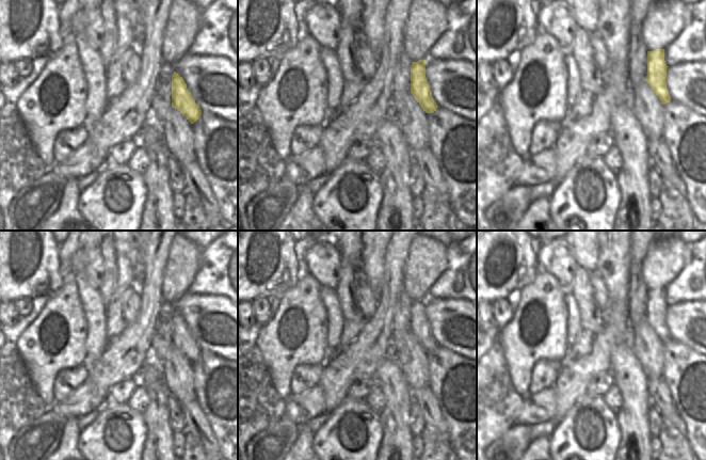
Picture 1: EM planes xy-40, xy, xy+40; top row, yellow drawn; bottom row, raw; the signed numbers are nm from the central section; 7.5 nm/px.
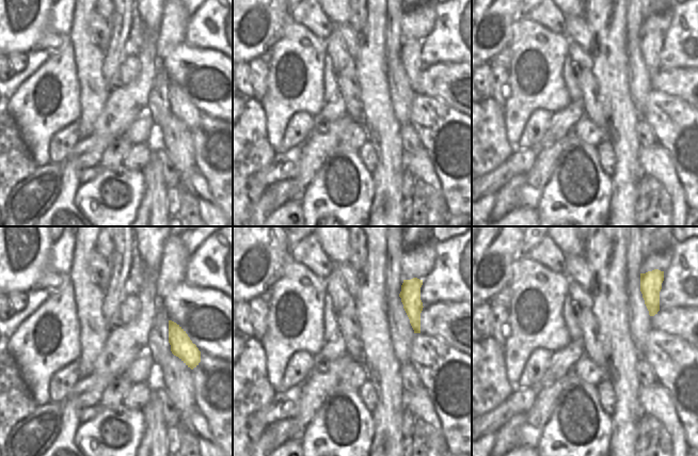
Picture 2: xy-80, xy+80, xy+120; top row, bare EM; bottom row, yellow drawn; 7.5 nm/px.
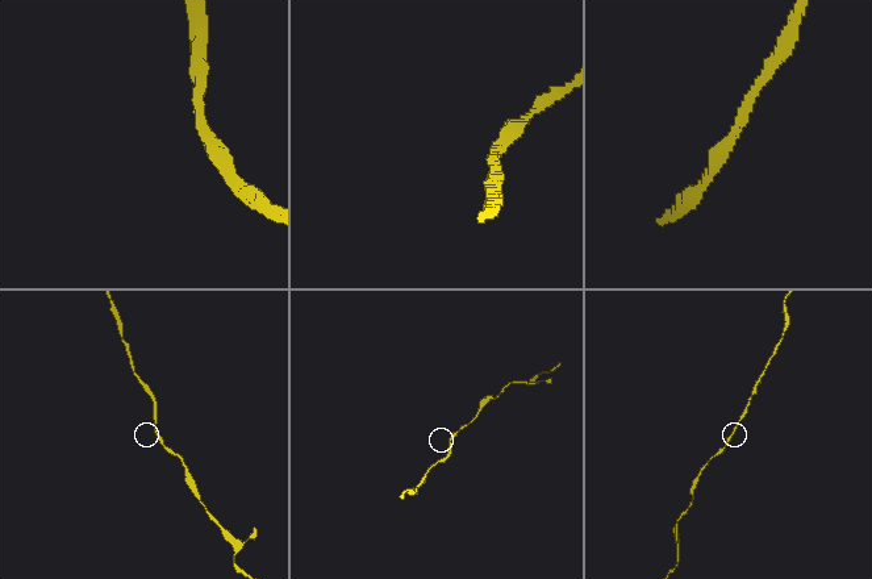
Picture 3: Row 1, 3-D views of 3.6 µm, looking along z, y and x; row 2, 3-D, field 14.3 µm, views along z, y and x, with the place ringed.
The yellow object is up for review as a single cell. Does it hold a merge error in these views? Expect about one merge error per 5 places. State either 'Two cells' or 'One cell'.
One cell.

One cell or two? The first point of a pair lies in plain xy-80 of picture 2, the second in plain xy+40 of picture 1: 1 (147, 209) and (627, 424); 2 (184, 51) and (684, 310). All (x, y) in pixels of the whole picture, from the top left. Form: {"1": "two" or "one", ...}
{"1": "one", "2": "one"}

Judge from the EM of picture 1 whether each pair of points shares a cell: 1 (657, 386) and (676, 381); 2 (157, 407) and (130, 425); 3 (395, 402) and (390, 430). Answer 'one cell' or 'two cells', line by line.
1: two cells
2: two cells
3: one cell

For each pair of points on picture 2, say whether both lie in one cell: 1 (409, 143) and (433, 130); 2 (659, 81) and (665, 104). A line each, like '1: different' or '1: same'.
1: different
2: different

